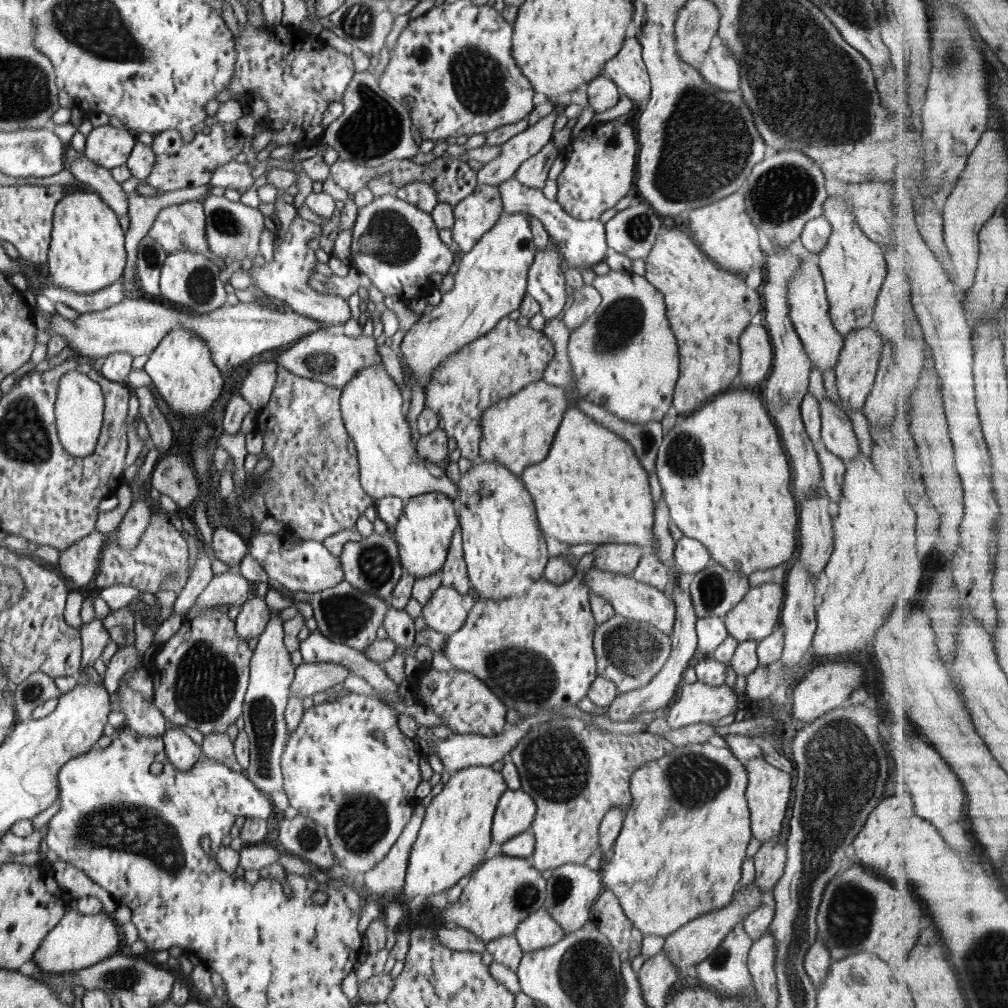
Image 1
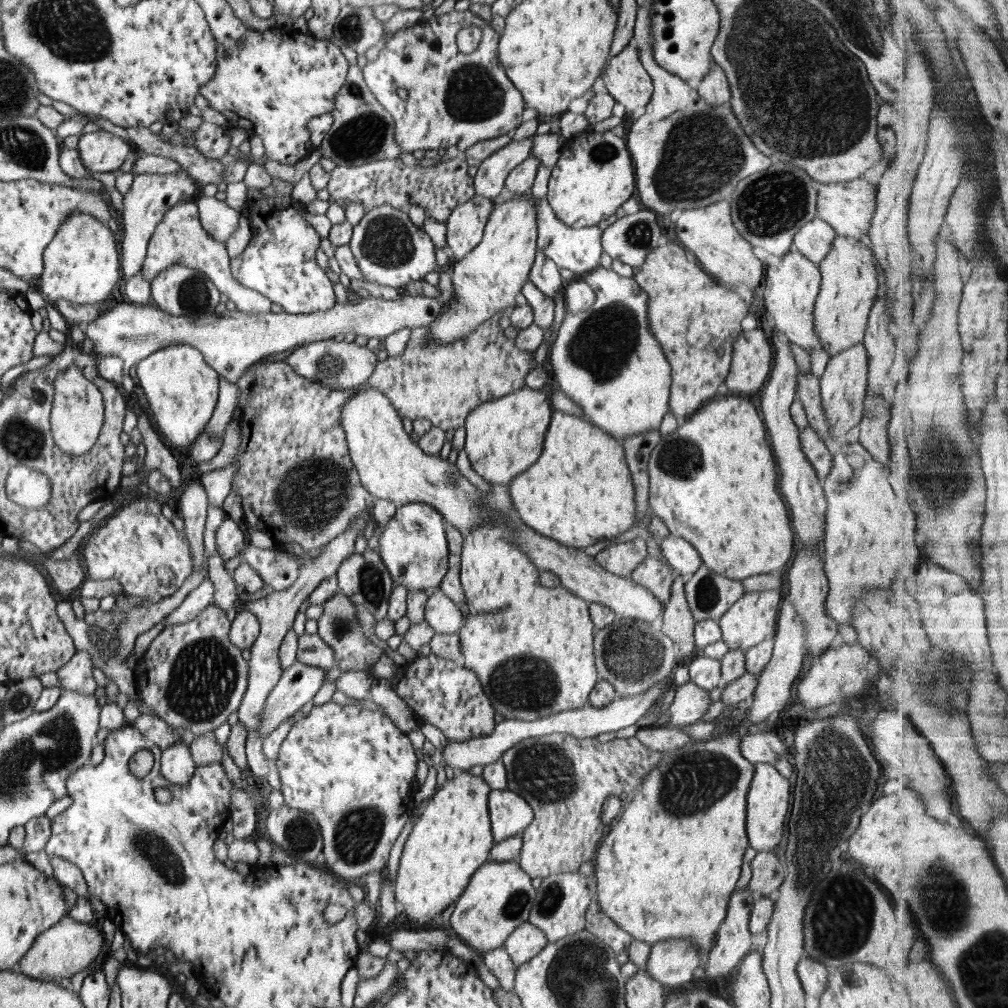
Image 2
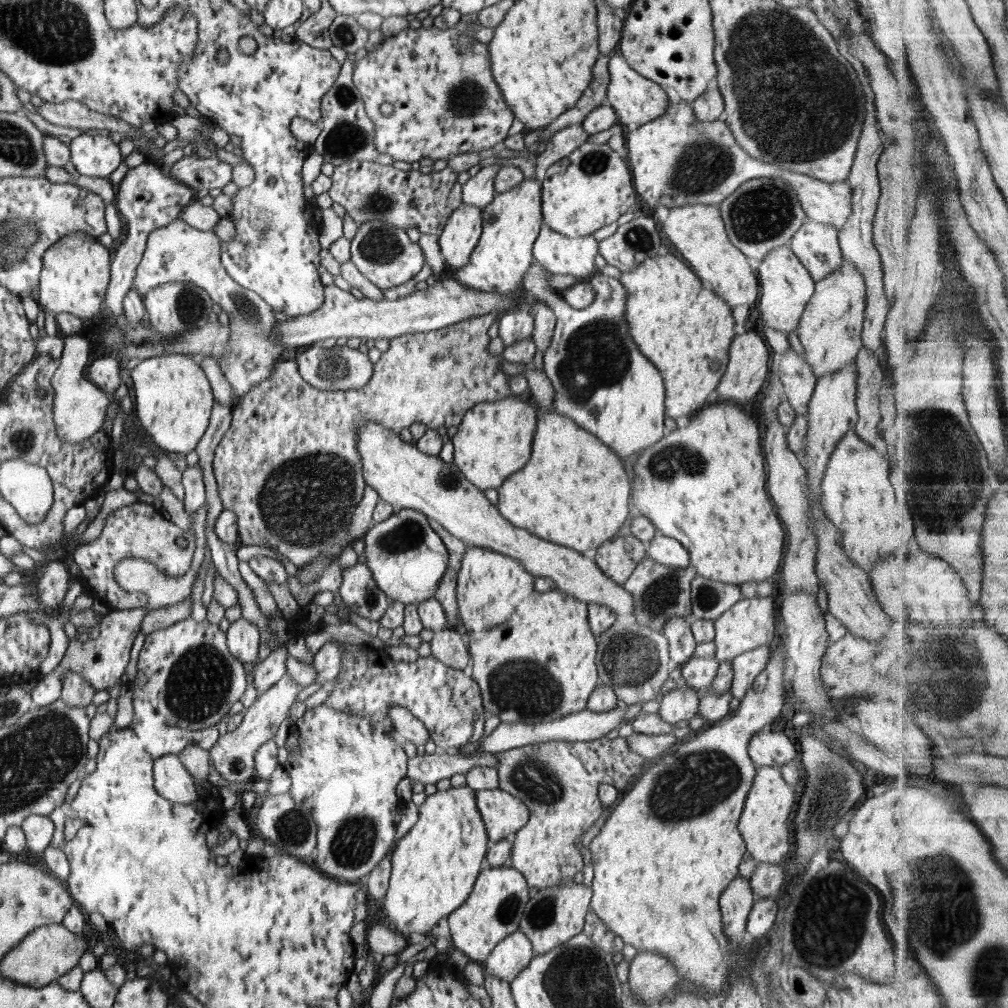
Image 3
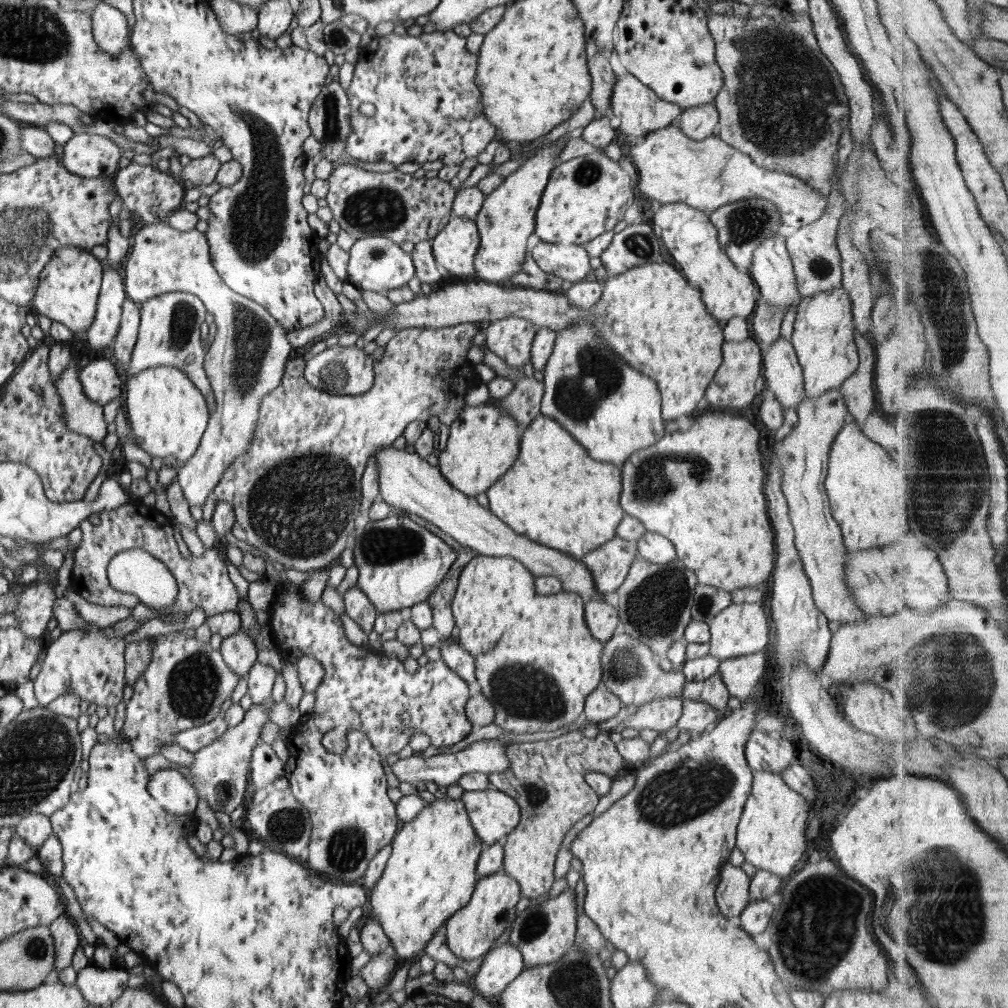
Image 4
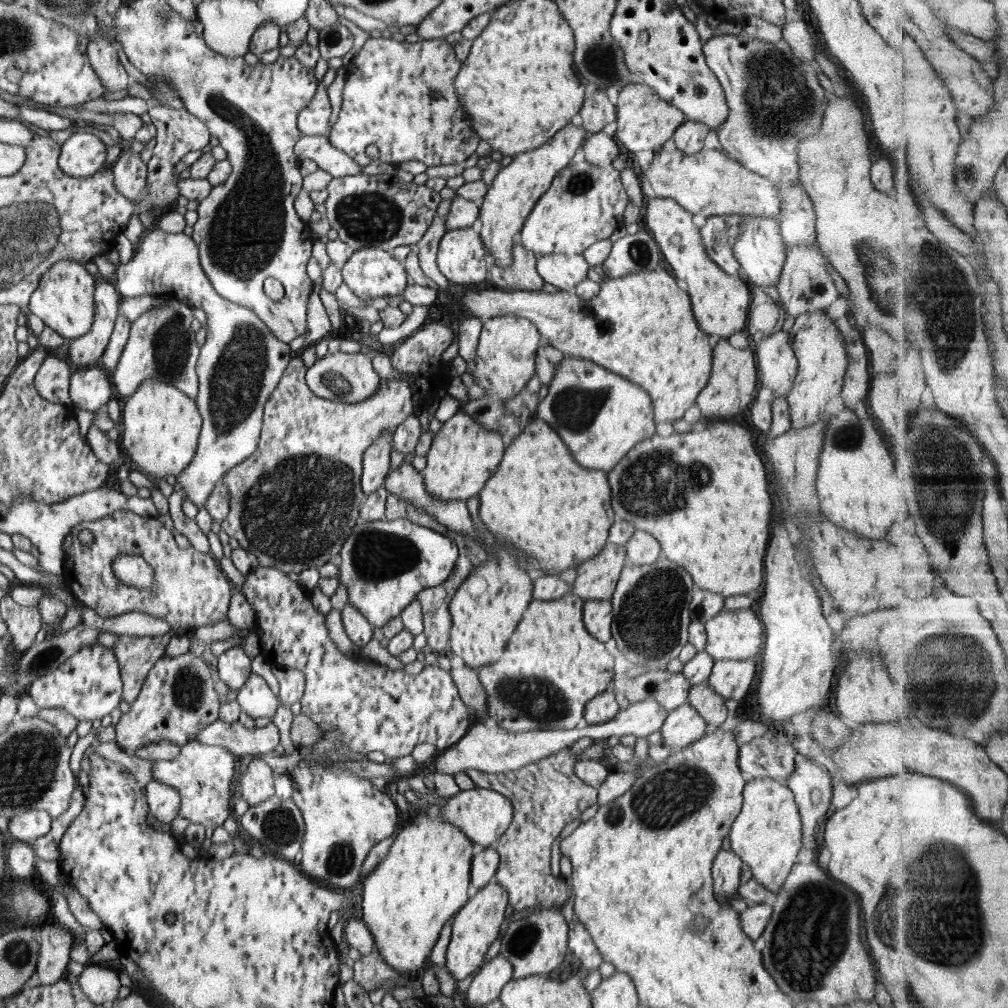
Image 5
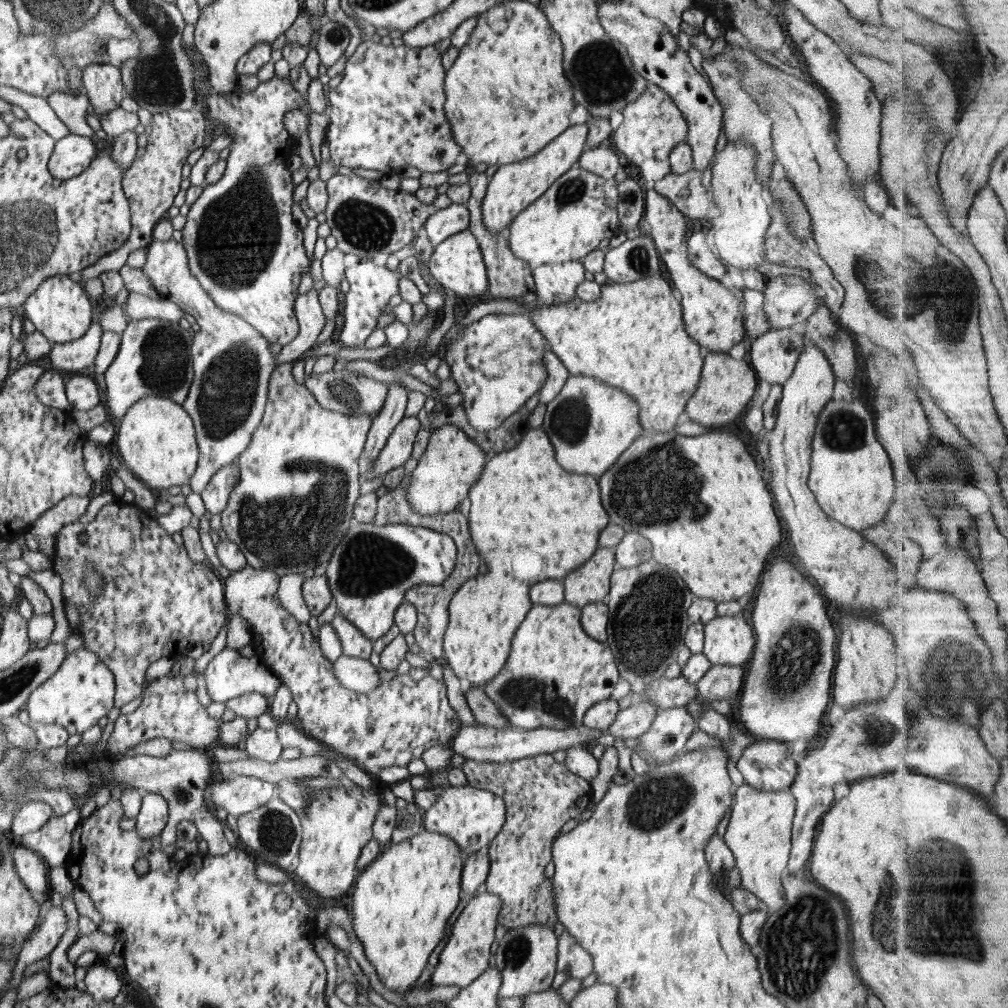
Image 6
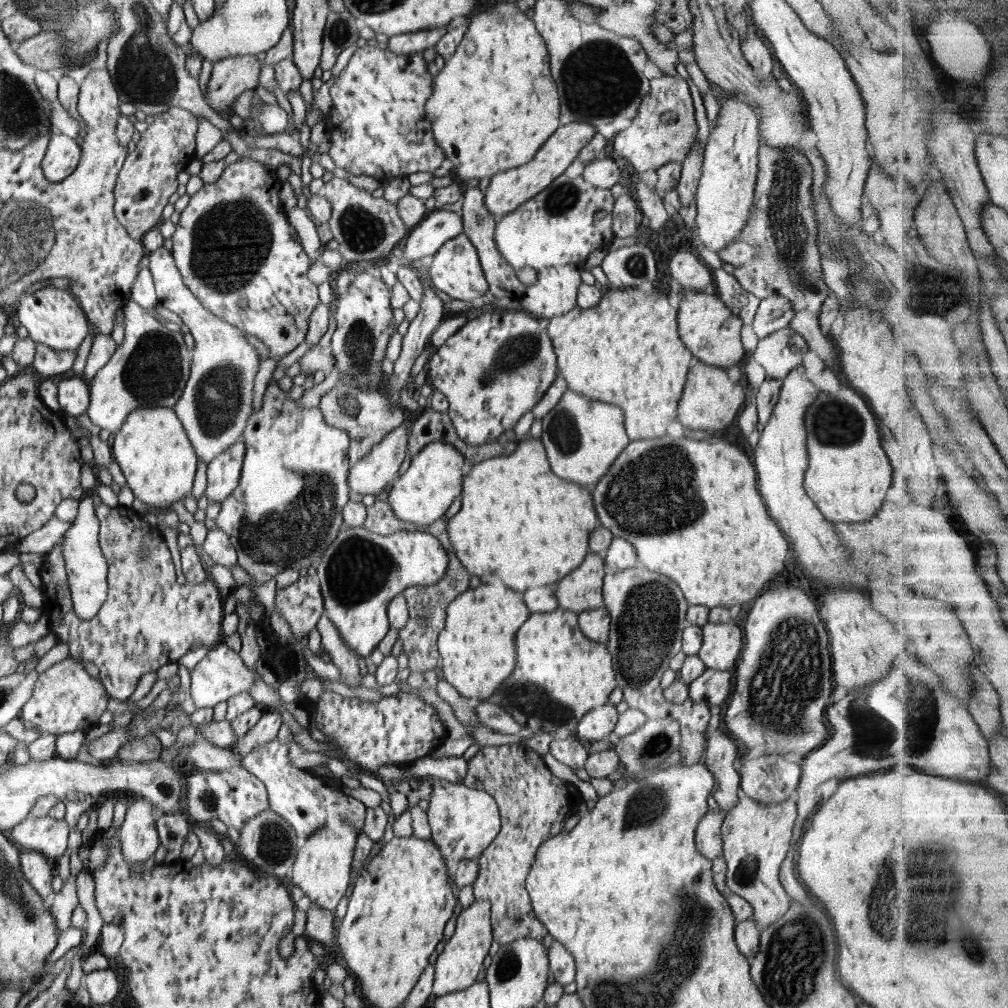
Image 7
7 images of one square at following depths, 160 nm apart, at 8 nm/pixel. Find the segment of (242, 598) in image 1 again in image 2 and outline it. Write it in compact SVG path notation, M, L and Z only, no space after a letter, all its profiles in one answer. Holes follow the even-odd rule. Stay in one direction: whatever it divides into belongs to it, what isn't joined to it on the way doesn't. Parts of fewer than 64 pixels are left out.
M206 577L198 588L195 588L186 596L184 601L166 619L165 626L174 626L189 622L204 611L204 608L211 606L214 601L215 586L212 580Z

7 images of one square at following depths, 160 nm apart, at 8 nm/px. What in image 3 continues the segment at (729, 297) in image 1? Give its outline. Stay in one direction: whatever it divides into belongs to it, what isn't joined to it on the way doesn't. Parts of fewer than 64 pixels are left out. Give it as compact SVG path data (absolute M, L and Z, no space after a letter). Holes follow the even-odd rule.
M672 253L648 258L635 270L622 273L618 280L628 294L625 313L629 322L629 335L632 335L640 352L656 365L664 379L666 416L676 419L700 410L710 392L716 390L727 369L729 348L736 335L733 310L726 301L722 302L722 297L698 279L686 262L682 262Z

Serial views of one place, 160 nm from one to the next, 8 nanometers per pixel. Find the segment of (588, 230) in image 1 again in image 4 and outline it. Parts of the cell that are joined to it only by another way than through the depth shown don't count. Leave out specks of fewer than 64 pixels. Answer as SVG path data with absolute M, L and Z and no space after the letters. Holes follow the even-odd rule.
M540 241L531 253L536 265L543 272L562 280L577 283L592 277L590 258L585 245Z

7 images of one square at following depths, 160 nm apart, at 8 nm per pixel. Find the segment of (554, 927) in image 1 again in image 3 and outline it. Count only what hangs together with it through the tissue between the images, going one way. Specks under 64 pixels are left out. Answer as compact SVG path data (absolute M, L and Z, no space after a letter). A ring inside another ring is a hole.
M519 930L503 938L482 962L486 975L512 982L530 964L535 955L531 940Z

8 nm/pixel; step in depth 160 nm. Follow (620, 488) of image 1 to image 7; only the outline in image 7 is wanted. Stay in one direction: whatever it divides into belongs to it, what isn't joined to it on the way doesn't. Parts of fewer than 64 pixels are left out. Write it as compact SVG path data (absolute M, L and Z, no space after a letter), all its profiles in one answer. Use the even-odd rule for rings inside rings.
M530 435L519 441L509 456L489 455L486 460L468 468L461 494L460 511L447 523L447 533L456 556L471 576L478 576L482 582L494 582L494 576L510 580L508 576L514 572L512 588L516 592L544 584L558 584L559 580L578 568L589 552L590 534L600 524L588 488L557 477L549 465L544 443ZM500 560L506 560L506 568L504 564L502 568L496 568L500 566Z

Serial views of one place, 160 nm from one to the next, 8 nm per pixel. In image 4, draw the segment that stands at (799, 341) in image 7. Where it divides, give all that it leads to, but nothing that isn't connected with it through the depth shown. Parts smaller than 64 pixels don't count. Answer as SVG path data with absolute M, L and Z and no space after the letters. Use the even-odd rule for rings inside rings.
M780 337L763 353L762 387L774 392L784 409L797 407L805 398L803 368L799 363L797 352L790 340Z

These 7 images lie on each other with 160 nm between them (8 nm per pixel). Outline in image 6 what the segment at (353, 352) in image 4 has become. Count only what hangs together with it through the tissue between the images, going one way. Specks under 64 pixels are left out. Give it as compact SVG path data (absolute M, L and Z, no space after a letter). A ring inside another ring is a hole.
M345 369L341 371L328 371L324 373L311 373L305 376L305 387L312 393L320 406L340 412L346 416L372 416L376 418L385 403L388 384L360 375L357 372L348 373Z

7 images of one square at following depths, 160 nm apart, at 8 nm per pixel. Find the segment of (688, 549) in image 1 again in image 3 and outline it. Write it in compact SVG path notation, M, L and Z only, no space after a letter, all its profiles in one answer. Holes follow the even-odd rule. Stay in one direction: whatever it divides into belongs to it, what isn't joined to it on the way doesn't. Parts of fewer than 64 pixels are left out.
M658 531L650 540L647 556L671 568L686 568L691 564L689 552L682 546L682 543Z

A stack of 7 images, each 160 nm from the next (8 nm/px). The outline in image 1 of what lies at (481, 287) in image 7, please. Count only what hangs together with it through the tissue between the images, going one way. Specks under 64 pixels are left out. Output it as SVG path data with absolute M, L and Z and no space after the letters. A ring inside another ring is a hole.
M488 184L476 186L469 197L453 208L452 240L467 253L498 222L503 212L499 188Z

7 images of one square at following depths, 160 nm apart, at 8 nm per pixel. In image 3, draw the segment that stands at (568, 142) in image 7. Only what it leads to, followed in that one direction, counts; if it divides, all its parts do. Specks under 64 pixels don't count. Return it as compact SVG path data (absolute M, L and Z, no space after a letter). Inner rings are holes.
M524 179L506 193L494 196L494 201L482 209L482 234L474 247L469 262L456 272L462 286L482 292L511 295L522 286L524 276L535 261L533 244L543 225L541 181Z

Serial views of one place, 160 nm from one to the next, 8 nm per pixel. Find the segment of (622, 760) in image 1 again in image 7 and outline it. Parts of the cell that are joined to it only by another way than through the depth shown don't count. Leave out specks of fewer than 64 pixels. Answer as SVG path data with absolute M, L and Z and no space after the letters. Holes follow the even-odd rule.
M520 744L506 746L480 747L480 750L467 762L467 775L463 778L464 786L480 789L490 794L498 803L501 816L501 829L496 838L479 856L479 875L473 885L476 901L491 902L491 927L493 937L502 946L517 938L535 938L542 940L549 932L535 916L531 898L526 888L526 877L532 870L538 847L548 838L557 836L564 830L564 823L577 814L579 806L586 801L580 795L578 787L572 782L558 778L550 772L545 759L529 748Z

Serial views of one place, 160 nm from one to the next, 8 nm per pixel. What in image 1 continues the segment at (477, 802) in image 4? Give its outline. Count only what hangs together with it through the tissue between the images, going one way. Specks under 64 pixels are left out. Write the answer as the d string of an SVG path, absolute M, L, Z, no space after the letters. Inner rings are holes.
M521 788L504 791L495 808L491 845L488 847L485 860L498 855L507 840L531 828L536 809L535 800Z

